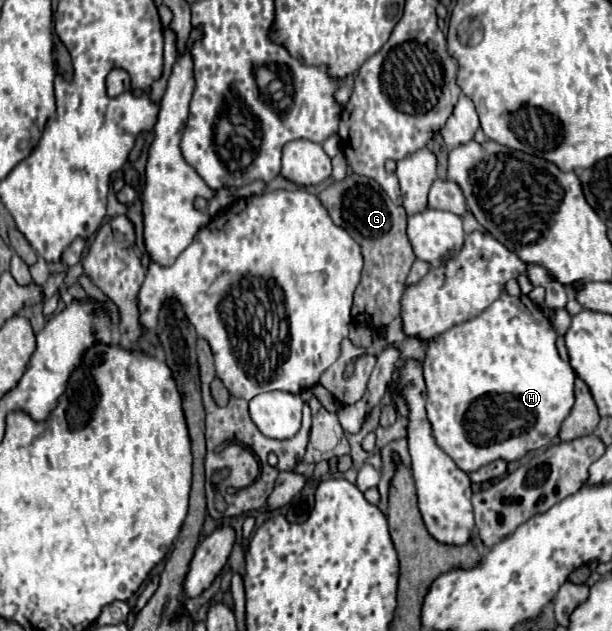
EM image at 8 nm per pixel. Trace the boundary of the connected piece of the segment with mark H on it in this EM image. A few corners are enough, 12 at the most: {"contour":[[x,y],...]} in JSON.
{"contour":[[529,296],[429,342],[427,416],[463,472],[549,446],[575,372]]}

